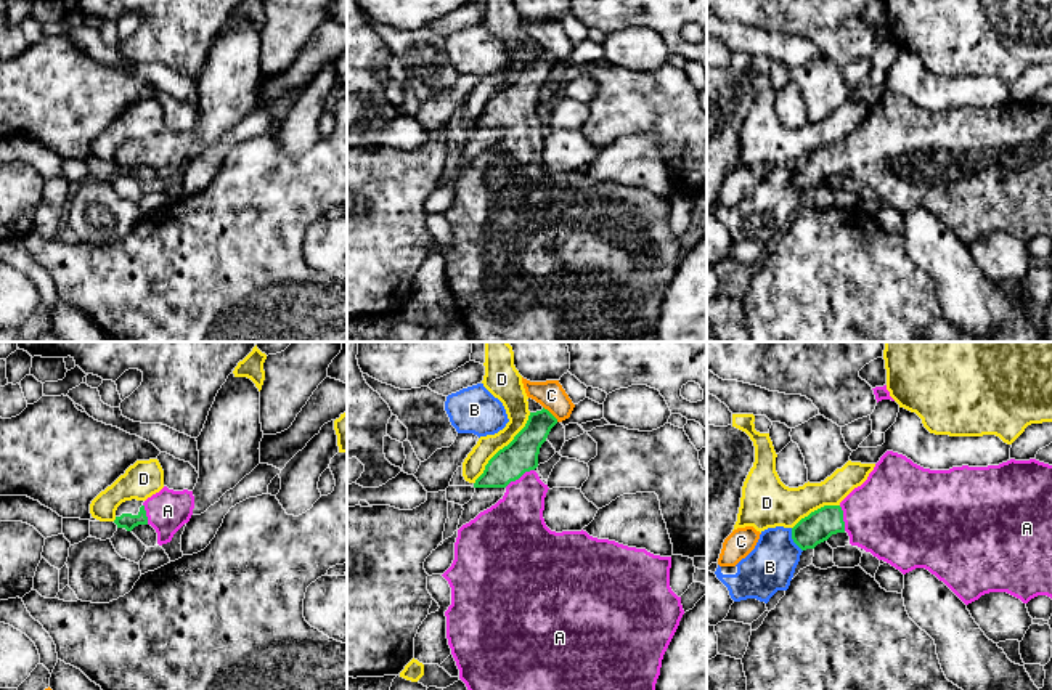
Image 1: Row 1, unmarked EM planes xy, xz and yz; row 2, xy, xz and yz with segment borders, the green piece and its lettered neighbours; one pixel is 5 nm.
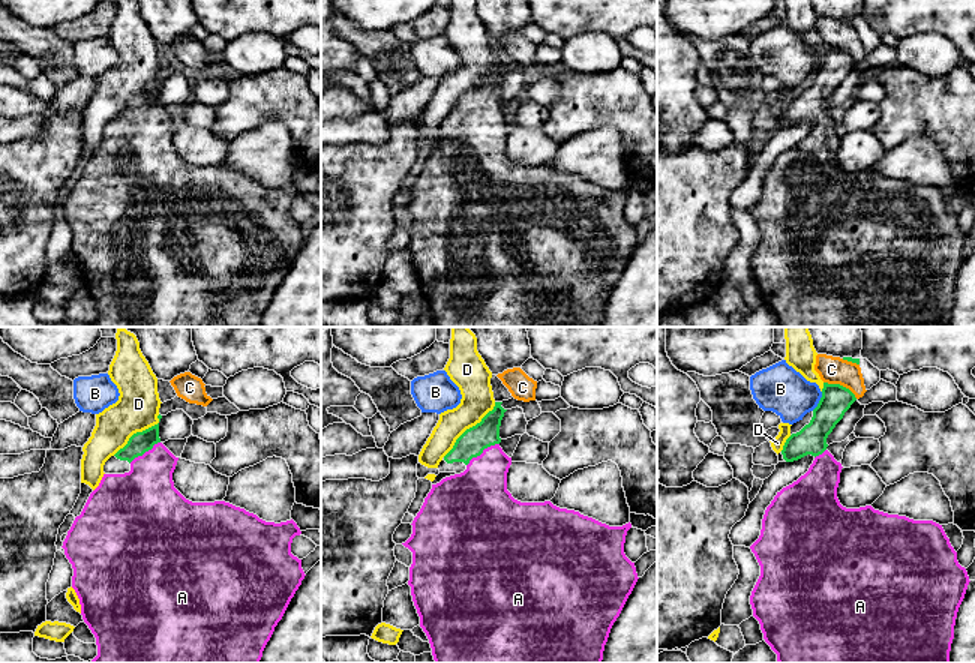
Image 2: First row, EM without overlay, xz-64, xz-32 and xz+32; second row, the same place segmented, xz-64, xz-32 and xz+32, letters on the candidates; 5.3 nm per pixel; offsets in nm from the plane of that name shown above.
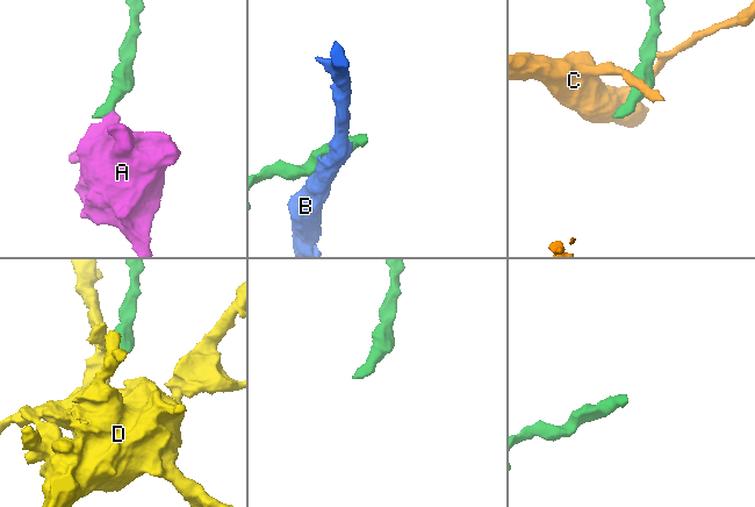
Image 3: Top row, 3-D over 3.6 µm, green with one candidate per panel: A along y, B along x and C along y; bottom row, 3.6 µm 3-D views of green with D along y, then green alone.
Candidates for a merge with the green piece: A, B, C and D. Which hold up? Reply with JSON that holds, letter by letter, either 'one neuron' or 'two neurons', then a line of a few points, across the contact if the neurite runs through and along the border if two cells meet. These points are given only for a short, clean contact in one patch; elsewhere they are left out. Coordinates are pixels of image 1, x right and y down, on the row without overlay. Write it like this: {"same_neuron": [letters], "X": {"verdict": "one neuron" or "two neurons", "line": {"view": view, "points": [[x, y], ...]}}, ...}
{"same_neuron": ["A"], "A": {"verdict": "one neuron", "line": {"view": "xz", "points": [[521, 95], [519, 117], [519, 156], [514, 167]]}}, "B": {"verdict": "two neurons"}, "C": {"verdict": "two neurons", "line": {"view": "xz", "points": [[543, 47], [558, 61]]}}, "D": {"verdict": "two neurons"}}

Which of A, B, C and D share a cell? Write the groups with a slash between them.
A / B / C / D

